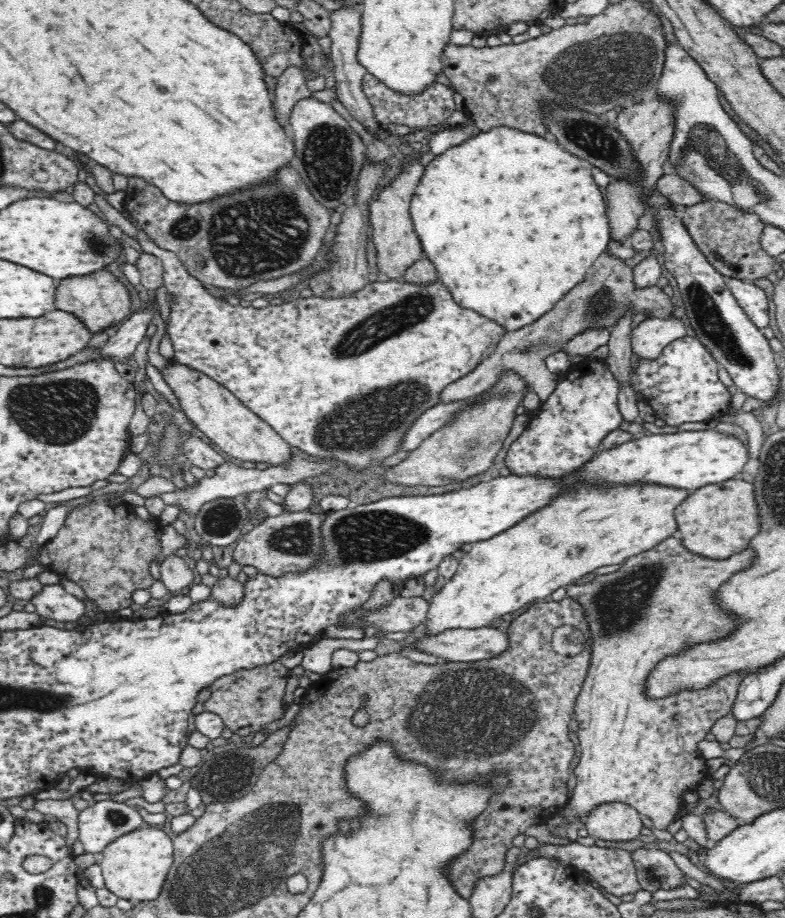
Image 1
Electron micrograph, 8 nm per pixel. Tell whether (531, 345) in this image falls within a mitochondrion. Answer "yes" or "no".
yes

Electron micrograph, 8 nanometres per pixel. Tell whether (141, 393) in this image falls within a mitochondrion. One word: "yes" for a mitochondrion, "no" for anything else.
no

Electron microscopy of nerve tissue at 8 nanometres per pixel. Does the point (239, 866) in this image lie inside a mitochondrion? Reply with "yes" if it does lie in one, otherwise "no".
yes

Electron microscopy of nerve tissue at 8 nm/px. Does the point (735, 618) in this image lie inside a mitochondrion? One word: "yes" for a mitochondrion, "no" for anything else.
no

